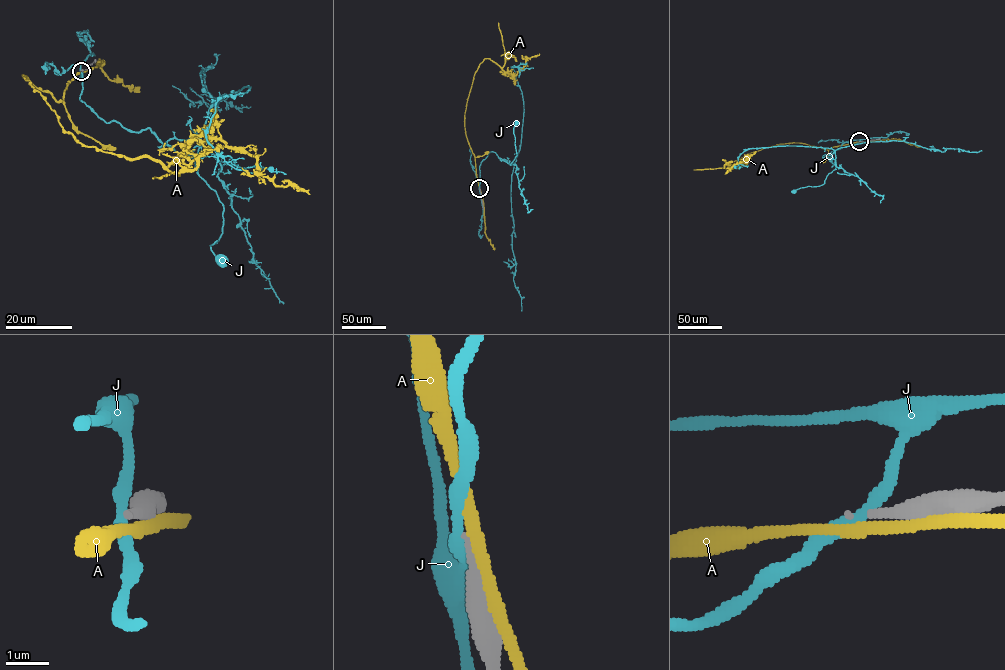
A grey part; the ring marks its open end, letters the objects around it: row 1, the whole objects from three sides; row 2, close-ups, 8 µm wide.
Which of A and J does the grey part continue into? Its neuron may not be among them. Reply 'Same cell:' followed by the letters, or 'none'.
Same cell: none

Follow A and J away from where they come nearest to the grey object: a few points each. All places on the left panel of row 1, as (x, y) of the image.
A: (82, 71), (59, 101), (23, 75), (79, 142), (168, 166), (215, 137), (309, 194)
J: (80, 71), (80, 100), (107, 123), (199, 147), (221, 260)

